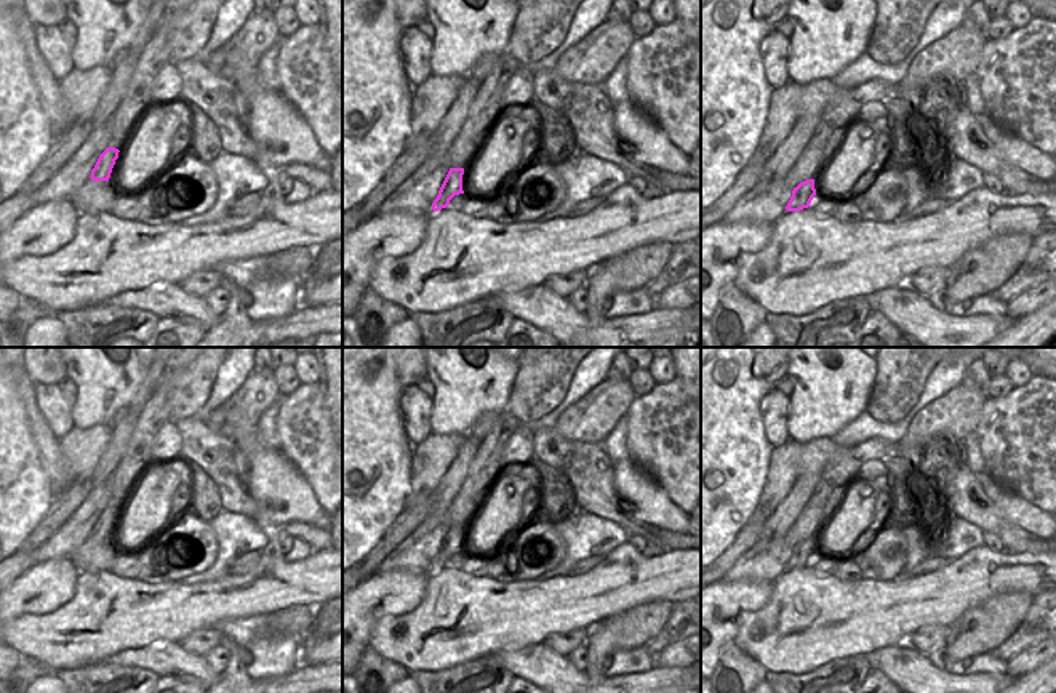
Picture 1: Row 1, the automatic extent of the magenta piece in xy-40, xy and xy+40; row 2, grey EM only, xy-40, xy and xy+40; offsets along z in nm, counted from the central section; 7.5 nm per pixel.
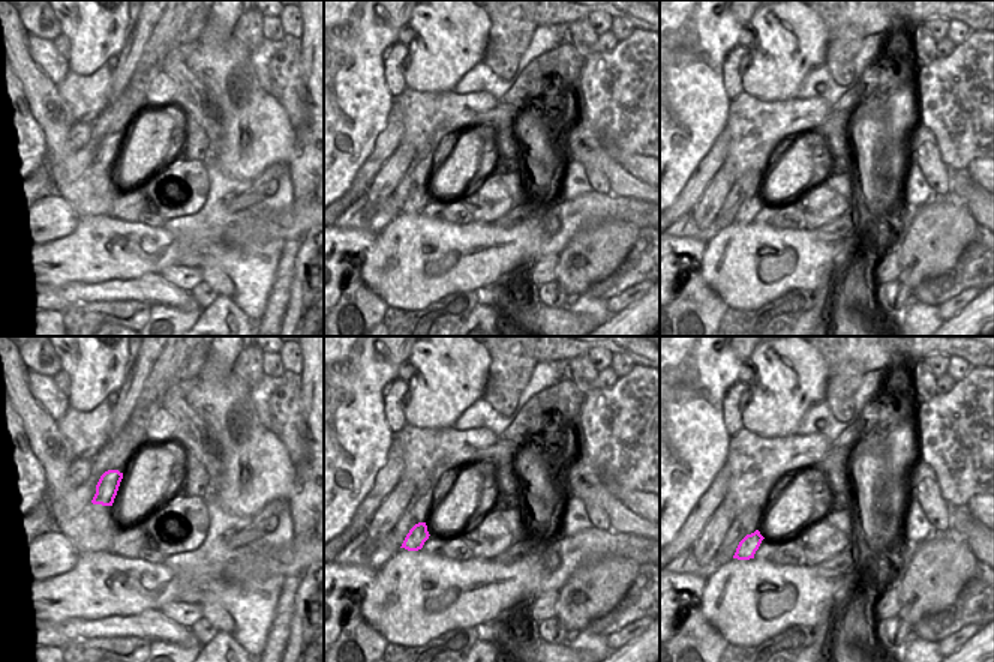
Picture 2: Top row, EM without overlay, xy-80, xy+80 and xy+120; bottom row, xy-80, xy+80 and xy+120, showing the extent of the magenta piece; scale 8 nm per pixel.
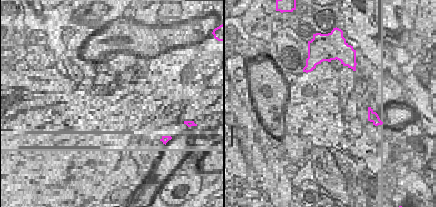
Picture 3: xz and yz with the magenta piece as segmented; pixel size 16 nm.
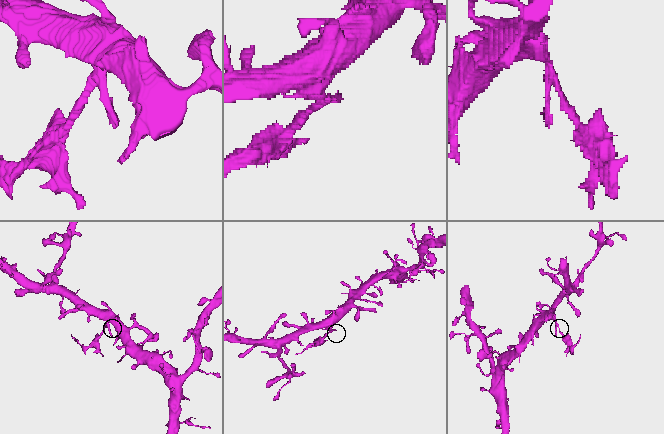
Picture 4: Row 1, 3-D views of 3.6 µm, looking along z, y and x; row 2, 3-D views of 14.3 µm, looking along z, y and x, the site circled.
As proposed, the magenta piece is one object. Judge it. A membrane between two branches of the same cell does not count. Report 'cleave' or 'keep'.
cleave

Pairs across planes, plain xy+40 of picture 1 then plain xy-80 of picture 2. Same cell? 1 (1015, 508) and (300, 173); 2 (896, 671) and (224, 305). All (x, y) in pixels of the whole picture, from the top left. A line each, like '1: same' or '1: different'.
1: different
2: different

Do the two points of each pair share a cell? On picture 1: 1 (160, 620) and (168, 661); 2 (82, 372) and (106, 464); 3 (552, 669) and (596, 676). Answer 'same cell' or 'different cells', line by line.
1: different cells
2: different cells
3: different cells

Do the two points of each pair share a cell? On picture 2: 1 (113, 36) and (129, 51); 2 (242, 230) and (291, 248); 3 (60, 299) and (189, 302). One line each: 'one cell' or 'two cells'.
1: two cells
2: two cells
3: one cell

